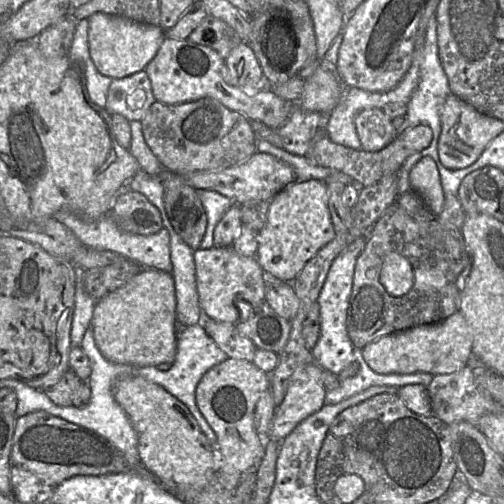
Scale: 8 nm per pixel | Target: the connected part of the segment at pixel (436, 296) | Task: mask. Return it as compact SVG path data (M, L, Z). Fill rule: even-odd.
M396 201L376 220L367 234L367 243L357 256L352 292L347 311L346 326L350 340L361 349L368 343L388 334L403 331L415 326L440 322L456 311L460 303L460 283L470 270L470 252L464 240L455 236L419 238L422 222L413 219ZM396 252L404 256L413 271L413 284L410 290L401 296L392 296L380 281L385 256Z

